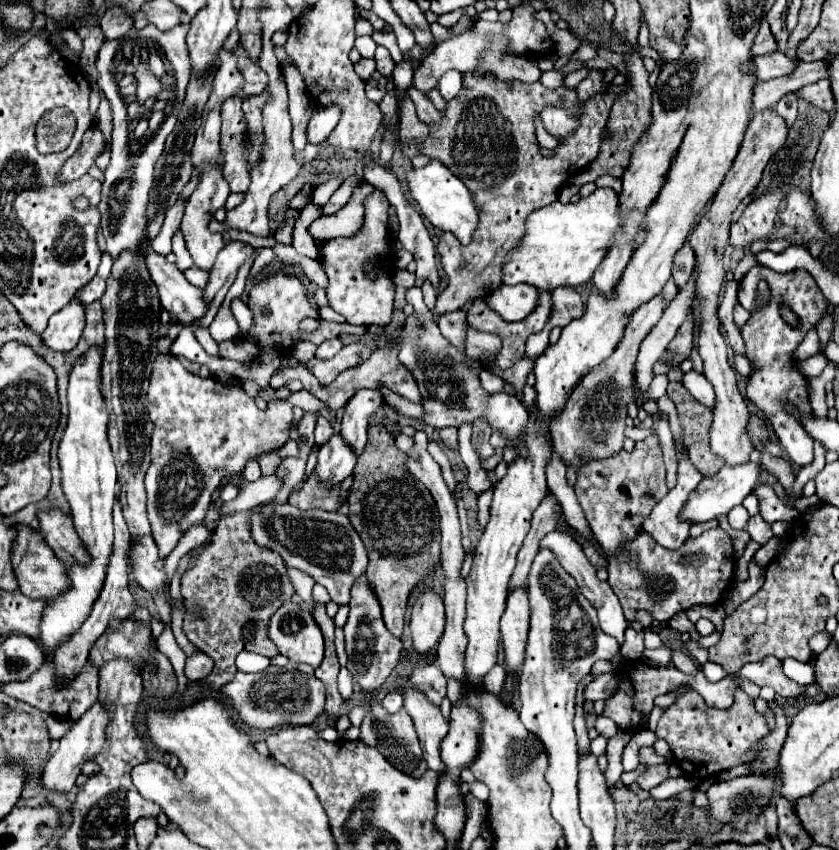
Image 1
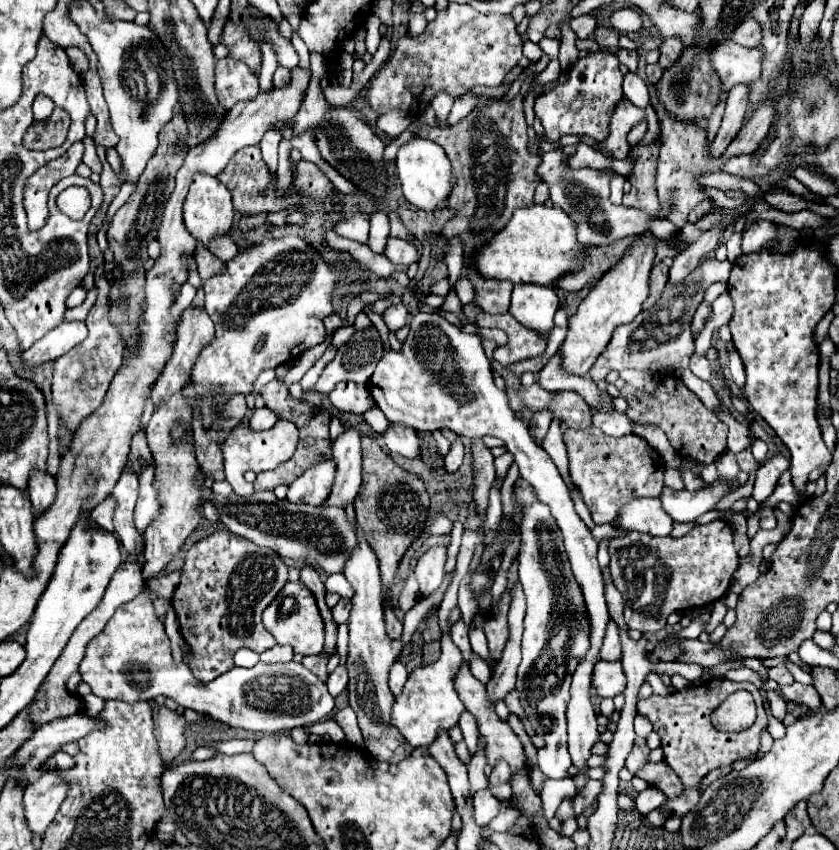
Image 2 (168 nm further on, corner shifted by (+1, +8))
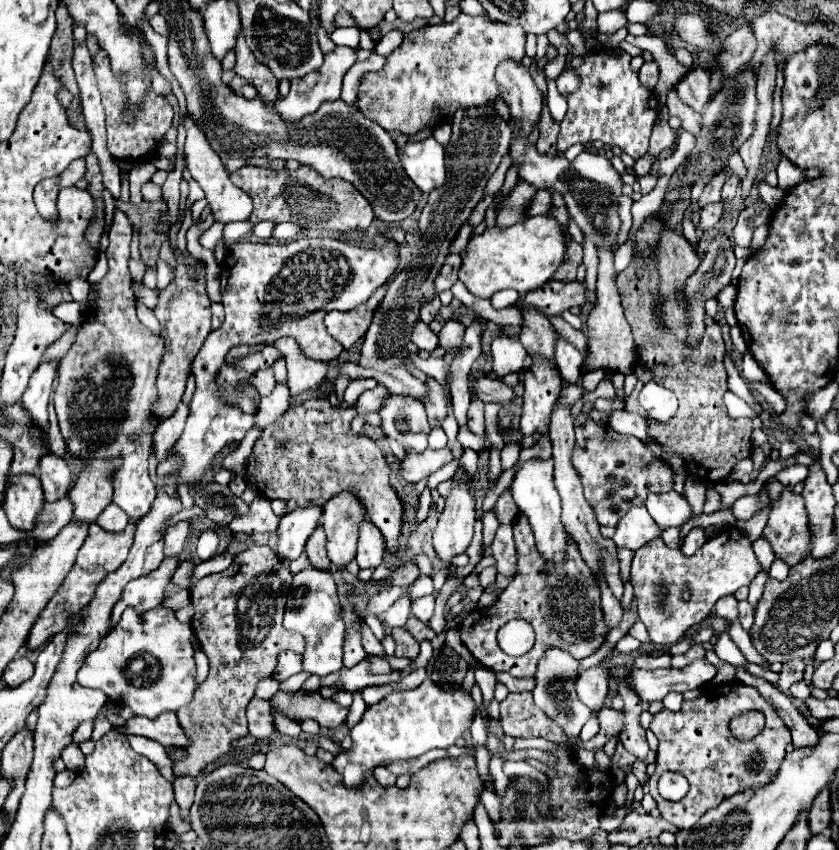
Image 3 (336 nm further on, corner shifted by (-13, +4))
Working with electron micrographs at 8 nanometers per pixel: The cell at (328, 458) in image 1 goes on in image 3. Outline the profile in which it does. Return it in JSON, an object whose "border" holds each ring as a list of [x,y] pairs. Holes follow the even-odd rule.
{"border":[[[318,504],[296,508],[290,514],[284,514],[278,526],[278,556],[286,560],[298,558],[304,552],[306,540],[320,524],[322,514],[324,510]]]}

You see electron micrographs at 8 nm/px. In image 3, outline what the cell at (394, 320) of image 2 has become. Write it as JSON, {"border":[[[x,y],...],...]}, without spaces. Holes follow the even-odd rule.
{"border":[[[418,320],[418,322],[414,324],[414,330],[412,330],[412,344],[414,344],[418,350],[432,352],[432,350],[438,346],[438,340],[436,340],[436,334],[430,330],[430,326],[424,324],[422,320]]]}

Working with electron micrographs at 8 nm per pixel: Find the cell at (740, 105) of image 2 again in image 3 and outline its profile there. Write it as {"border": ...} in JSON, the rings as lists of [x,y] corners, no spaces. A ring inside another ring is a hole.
{"border":[[[722,168],[720,172],[716,172],[716,174],[712,176],[712,180],[706,184],[706,188],[704,188],[704,192],[702,192],[698,204],[704,206],[704,204],[710,204],[710,202],[718,202],[718,200],[720,200],[722,186],[724,186],[724,182],[726,182],[728,176],[730,176],[728,168]]]}

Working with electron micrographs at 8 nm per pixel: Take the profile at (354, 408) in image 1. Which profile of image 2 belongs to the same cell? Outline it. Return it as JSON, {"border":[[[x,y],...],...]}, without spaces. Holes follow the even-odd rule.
{"border":[[[358,428],[346,430],[338,440],[334,440],[332,448],[336,462],[336,478],[330,496],[322,506],[346,508],[348,504],[354,504],[354,498],[358,496],[362,484],[362,448]]]}

